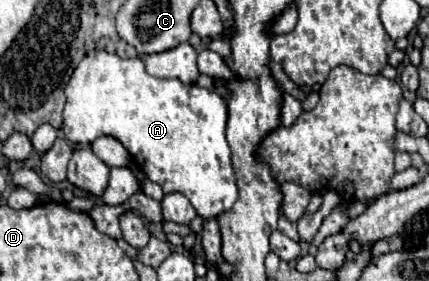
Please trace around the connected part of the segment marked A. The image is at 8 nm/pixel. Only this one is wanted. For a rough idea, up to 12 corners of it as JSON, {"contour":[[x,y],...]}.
{"contour":[[90,51],[62,133],[116,137],[202,219],[238,197],[226,101]]}

